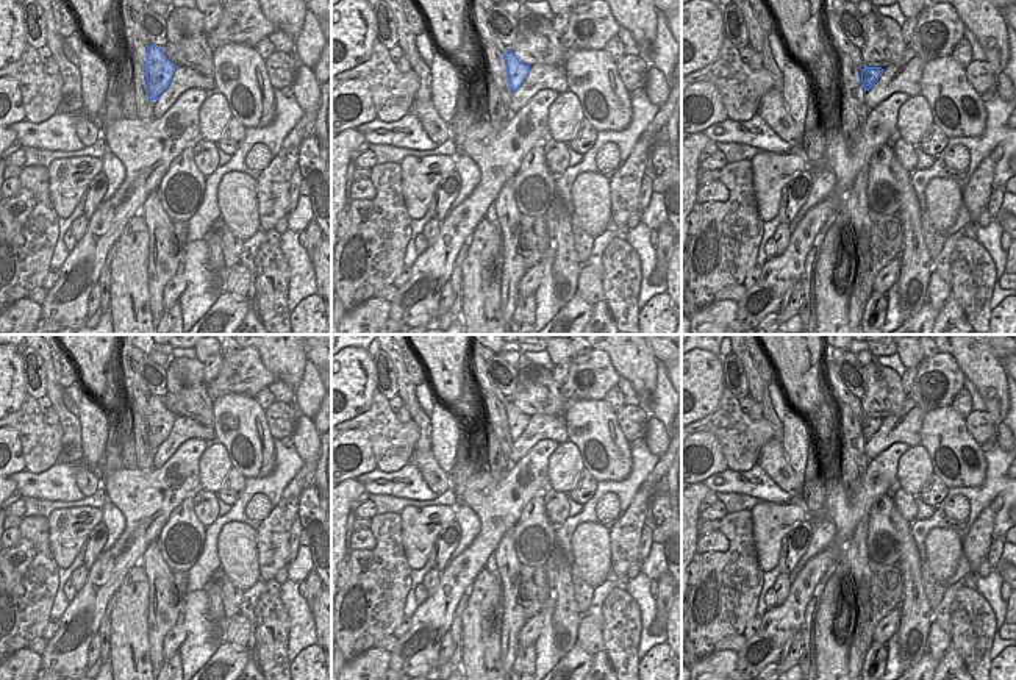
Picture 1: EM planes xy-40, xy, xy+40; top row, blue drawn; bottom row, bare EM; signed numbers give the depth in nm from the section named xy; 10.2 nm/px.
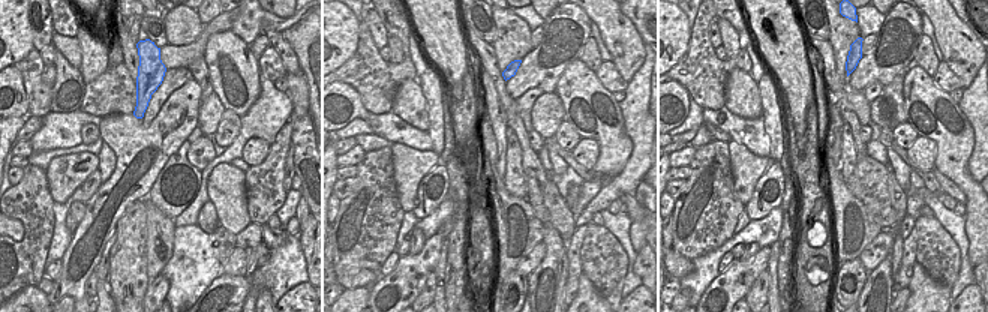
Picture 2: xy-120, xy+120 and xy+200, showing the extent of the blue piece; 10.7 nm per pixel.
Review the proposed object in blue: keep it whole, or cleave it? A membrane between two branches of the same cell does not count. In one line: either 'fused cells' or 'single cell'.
single cell

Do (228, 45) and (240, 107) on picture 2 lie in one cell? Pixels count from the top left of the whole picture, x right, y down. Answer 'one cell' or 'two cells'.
one cell

